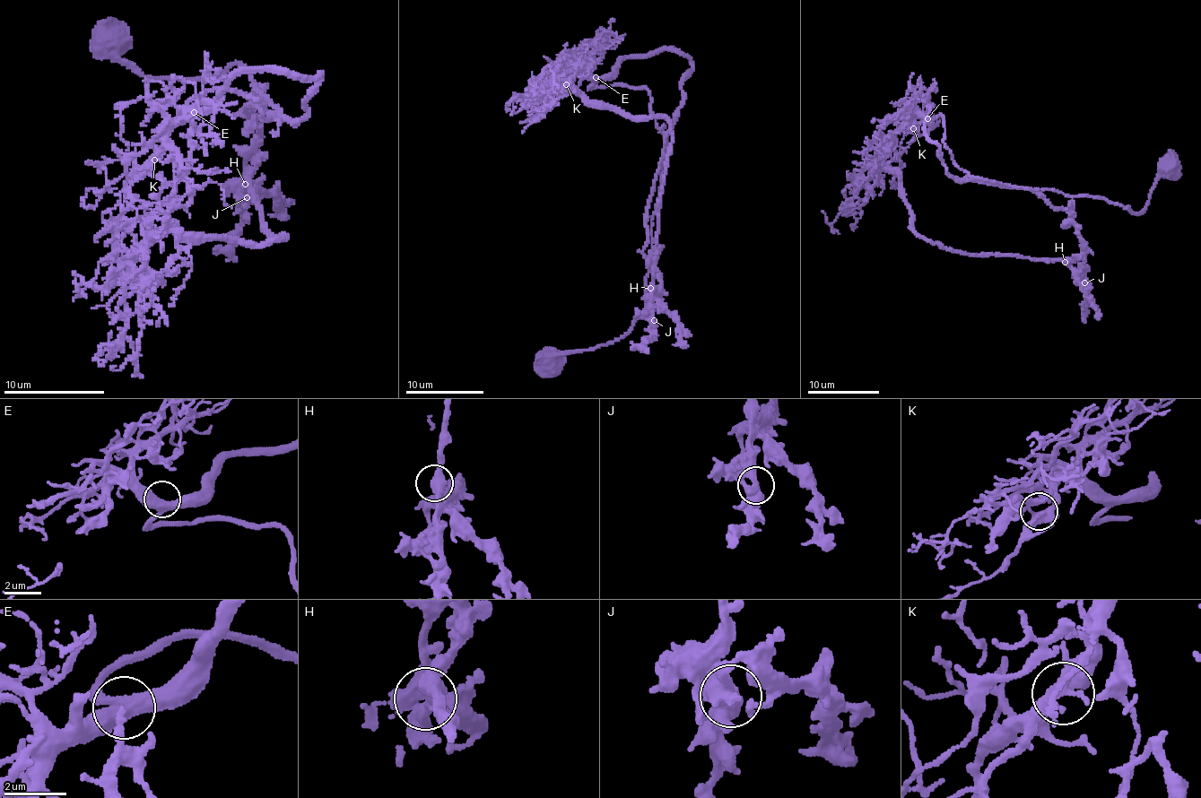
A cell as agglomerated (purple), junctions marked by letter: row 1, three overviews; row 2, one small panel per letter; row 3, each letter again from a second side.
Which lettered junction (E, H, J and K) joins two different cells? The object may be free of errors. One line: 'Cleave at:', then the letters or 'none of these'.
Cleave at: J

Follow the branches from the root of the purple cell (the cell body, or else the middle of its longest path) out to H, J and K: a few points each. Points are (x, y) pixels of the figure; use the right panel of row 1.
H: (1169, 166), (1172, 175), (1158, 177), (1144, 213), (1103, 198), (1074, 197), (1072, 216), (1081, 253), (1065, 262)
J: (1169, 166), (1172, 175), (1158, 177), (1144, 213), (1103, 198), (1074, 197), (1072, 216), (1081, 242), (1084, 281)
K: (1169, 166), (1142, 214), (973, 178), (944, 144), (944, 115), (914, 114), (913, 128)

